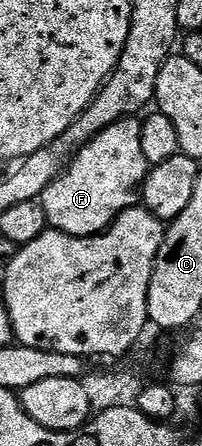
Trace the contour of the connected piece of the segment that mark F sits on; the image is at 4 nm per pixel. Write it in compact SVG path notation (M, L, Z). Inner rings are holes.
M133 117L110 125L85 143L72 156L64 172L42 196L49 228L67 235L98 235L127 207L133 206L132 194L147 179L150 165L142 153L141 120Z

